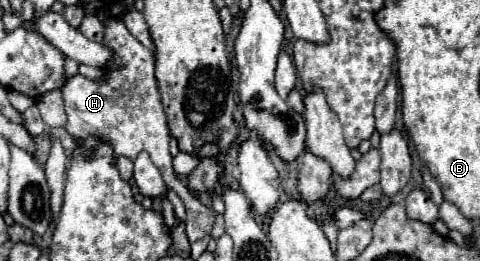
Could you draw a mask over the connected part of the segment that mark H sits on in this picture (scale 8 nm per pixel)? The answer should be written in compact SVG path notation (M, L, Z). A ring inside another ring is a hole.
M112 17L106 21L104 27L104 45L114 51L114 59L106 69L106 75L102 81L90 81L82 75L76 75L66 81L62 87L64 93L64 105L68 113L66 129L68 133L82 141L88 135L98 135L104 141L108 141L114 147L114 155L136 159L140 151L148 151L152 163L160 169L162 179L168 189L176 191L176 195L182 199L186 207L186 235L190 243L202 239L212 231L214 225L214 211L210 211L208 205L204 205L198 195L194 195L174 173L172 169L172 155L168 149L170 131L166 123L166 113L162 109L160 91L154 77L154 53L146 49L138 39L130 35L126 25Z

